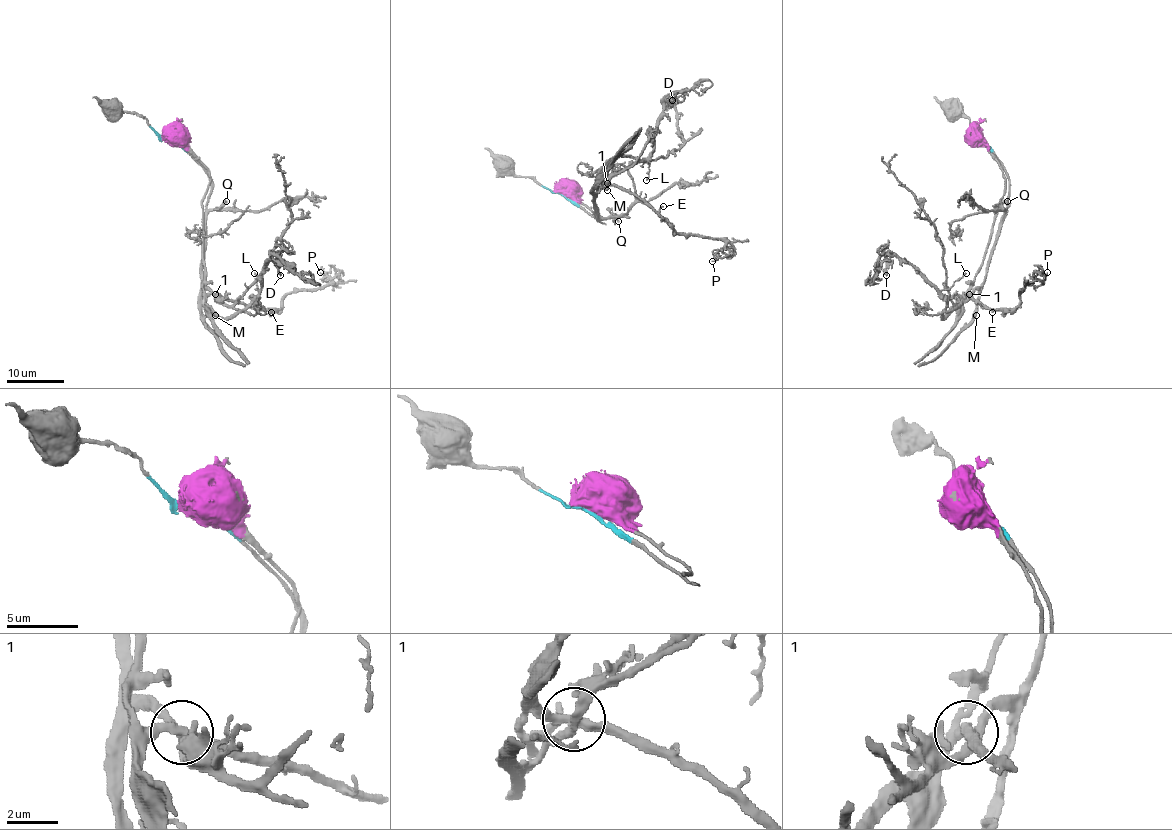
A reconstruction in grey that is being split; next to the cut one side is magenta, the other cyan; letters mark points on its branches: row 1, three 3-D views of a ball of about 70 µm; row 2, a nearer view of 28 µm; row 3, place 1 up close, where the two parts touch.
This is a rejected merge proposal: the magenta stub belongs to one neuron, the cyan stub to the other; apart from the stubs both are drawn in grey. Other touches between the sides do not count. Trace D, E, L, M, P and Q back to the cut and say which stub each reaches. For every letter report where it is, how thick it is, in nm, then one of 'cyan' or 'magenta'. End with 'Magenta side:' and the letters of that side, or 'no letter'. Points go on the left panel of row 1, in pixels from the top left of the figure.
D: at (280, 275); 240 nm thick; magenta
E: at (271, 312); 130 nm thick; magenta
L: at (254, 273); 140 nm thick; magenta
M: at (215, 315); 180 nm thick; cyan
P: at (320, 272); 140 nm thick; magenta
Q: at (226, 201); 190 nm thick; cyan
Magenta side: D, E, L, P

